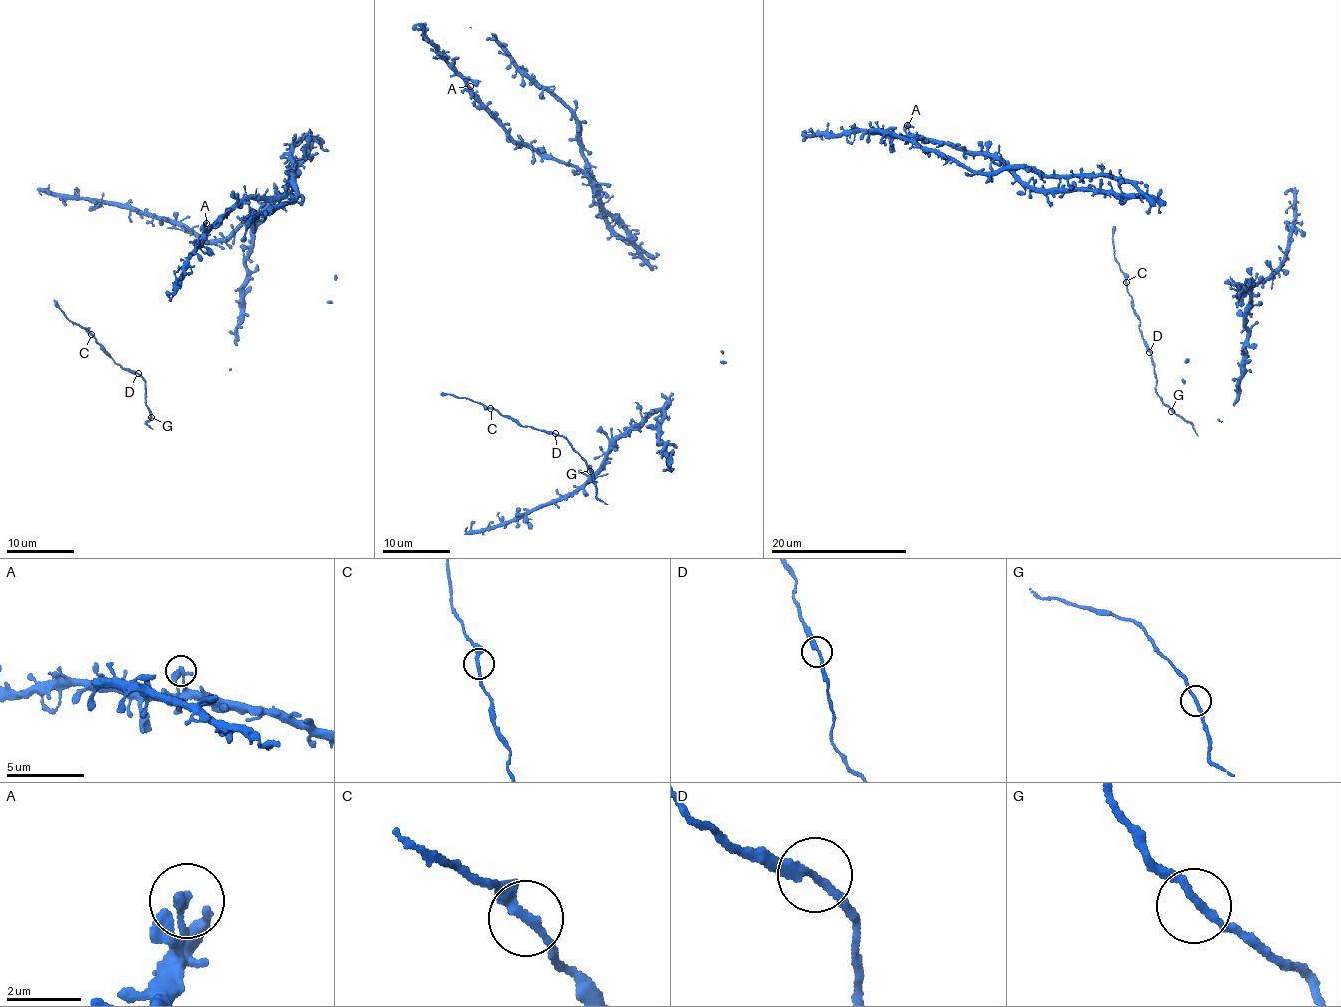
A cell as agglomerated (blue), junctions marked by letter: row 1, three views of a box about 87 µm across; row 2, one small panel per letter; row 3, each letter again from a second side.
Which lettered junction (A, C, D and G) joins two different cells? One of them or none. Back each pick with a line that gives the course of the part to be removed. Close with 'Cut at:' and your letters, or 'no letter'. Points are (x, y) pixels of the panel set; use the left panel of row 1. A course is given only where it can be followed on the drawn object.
Cut at: no letter

